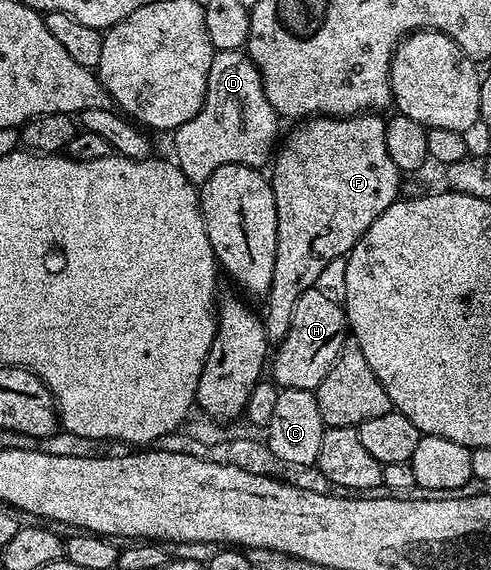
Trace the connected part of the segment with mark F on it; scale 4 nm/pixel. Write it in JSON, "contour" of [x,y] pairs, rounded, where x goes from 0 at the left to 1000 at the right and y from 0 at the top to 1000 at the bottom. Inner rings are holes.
{"contour":[[[747,198],[743,202],[701,202],[682,205],[678,202],[644,202],[625,205],[605,218],[607,223],[582,244],[582,253],[564,260],[562,270],[554,279],[554,295],[558,302],[548,302],[550,330],[562,346],[562,467],[554,470],[554,500],[550,502],[548,518],[540,519],[542,553],[532,554],[538,570],[538,584],[544,596],[552,604],[564,605],[572,602],[587,581],[587,570],[595,570],[595,549],[603,542],[603,528],[611,528],[611,521],[631,504],[642,502],[650,493],[648,488],[664,475],[670,461],[680,461],[711,447],[713,440],[725,430],[725,423],[733,423],[733,416],[741,416],[741,409],[758,395],[758,388],[766,388],[766,381],[774,381],[774,374],[782,374],[782,367],[790,367],[800,356],[811,354],[815,337],[811,337],[811,312],[815,302],[807,282],[798,282],[798,275],[790,275],[790,253],[782,247],[782,233],[786,232],[786,209],[770,198]]]}

